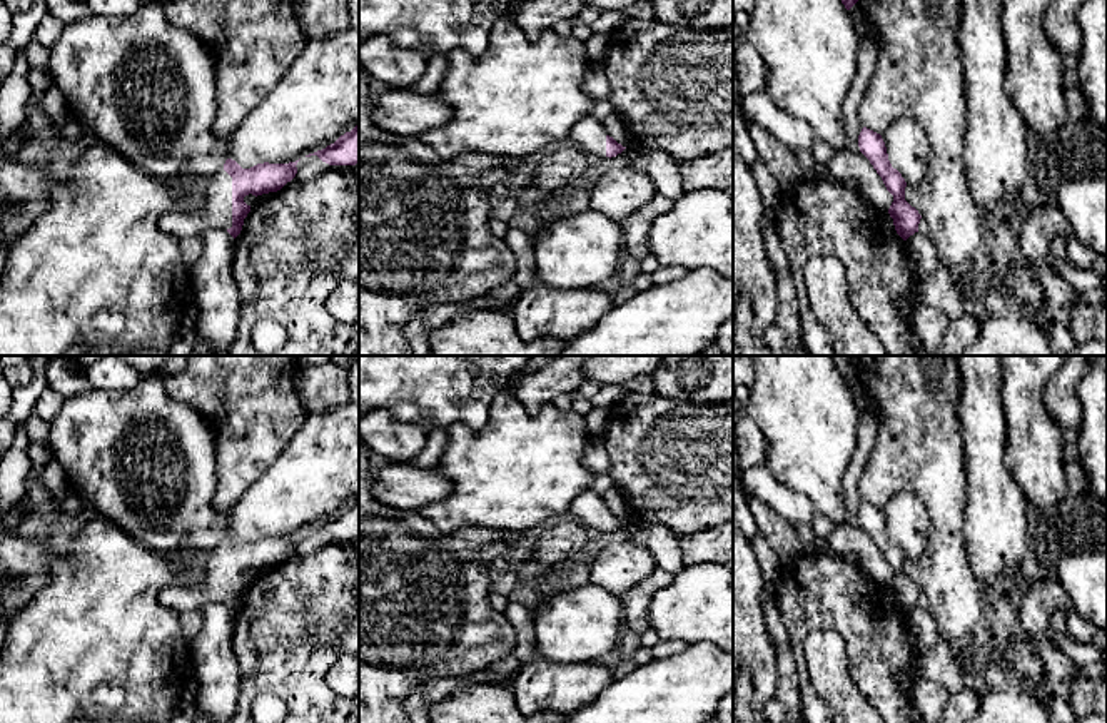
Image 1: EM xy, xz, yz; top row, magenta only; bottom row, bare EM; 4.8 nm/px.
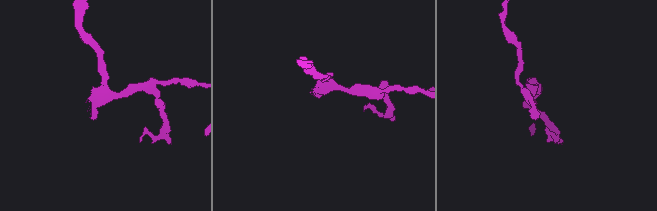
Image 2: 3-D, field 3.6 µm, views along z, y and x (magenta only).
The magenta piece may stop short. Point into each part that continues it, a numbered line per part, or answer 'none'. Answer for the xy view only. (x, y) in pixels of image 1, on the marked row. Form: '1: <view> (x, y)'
1: xy (214, 197)

